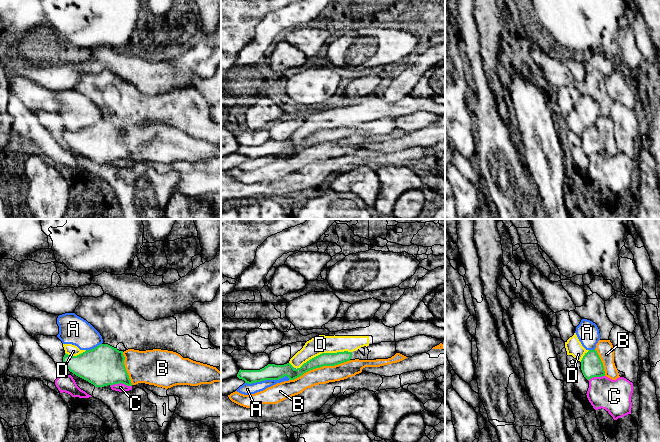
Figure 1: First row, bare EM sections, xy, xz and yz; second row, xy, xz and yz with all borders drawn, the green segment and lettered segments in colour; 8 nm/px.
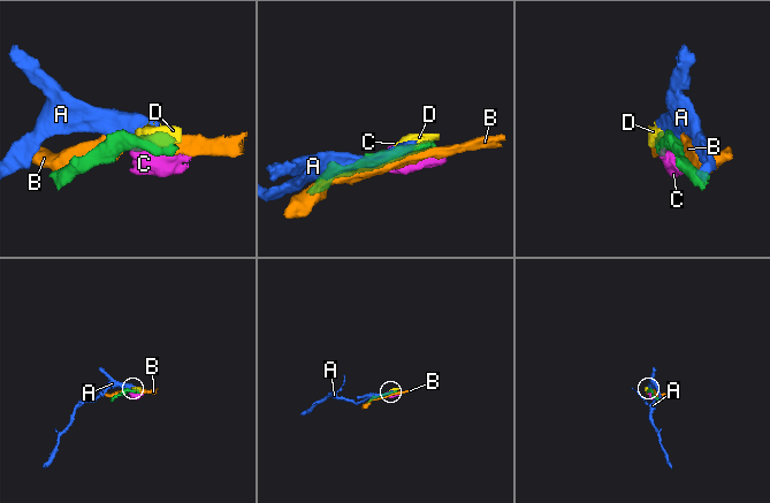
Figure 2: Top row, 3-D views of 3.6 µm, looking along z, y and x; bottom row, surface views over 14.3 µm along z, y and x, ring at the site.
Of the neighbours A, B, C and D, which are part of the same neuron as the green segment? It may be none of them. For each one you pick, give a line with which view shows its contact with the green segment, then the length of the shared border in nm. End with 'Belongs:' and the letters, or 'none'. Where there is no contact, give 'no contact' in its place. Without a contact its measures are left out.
Belongs: none

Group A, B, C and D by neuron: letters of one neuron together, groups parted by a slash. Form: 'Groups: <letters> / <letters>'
Groups: A D / B / C

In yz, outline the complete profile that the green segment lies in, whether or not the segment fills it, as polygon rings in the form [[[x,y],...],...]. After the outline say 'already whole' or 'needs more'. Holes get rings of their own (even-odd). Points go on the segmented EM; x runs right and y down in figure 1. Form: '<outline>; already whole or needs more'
[[[595,349],[585,353],[581,360],[581,370],[587,380],[605,376],[603,363]]]; already whole

